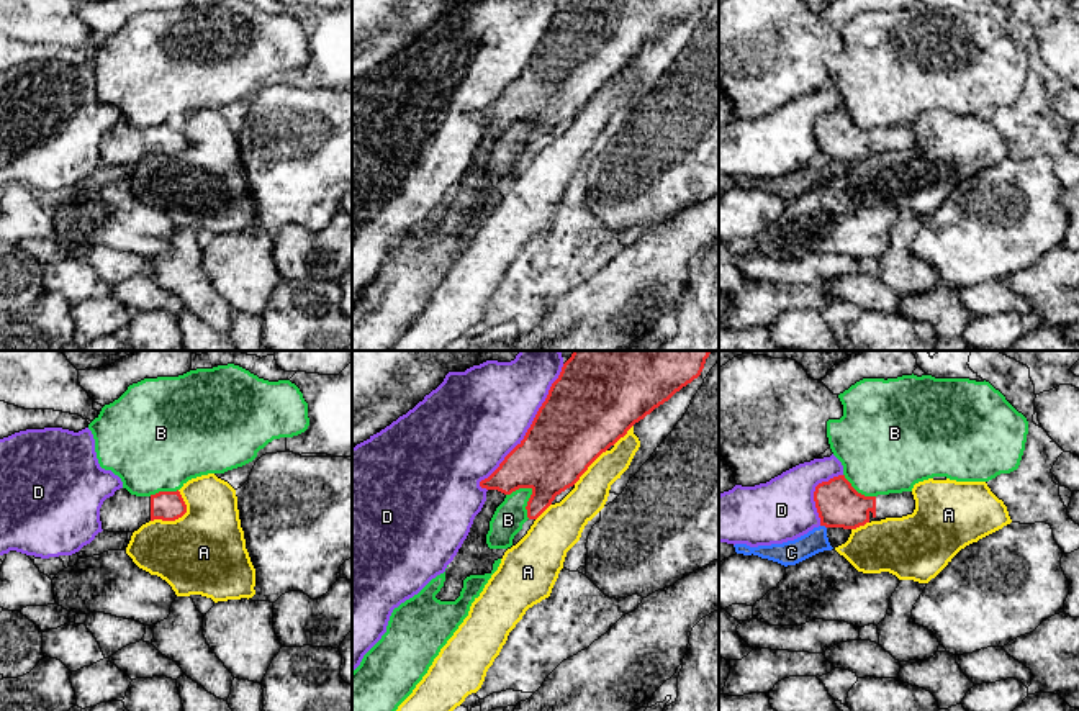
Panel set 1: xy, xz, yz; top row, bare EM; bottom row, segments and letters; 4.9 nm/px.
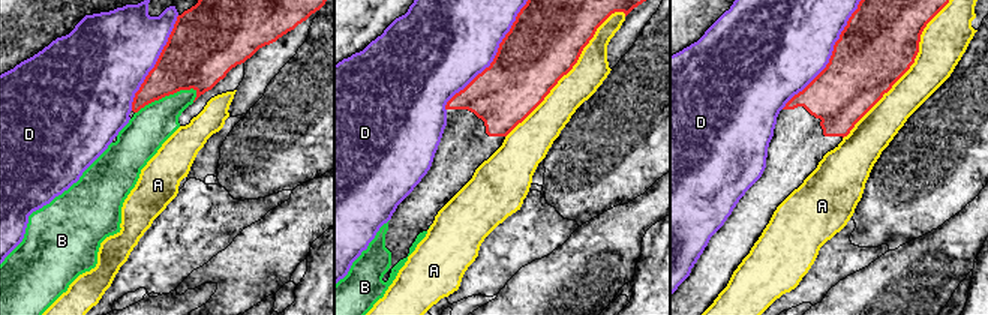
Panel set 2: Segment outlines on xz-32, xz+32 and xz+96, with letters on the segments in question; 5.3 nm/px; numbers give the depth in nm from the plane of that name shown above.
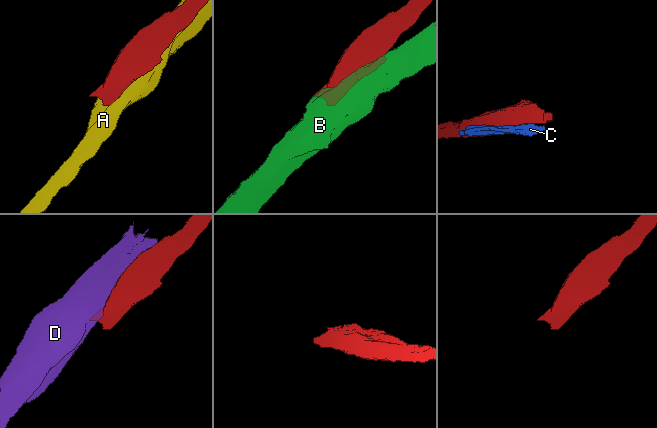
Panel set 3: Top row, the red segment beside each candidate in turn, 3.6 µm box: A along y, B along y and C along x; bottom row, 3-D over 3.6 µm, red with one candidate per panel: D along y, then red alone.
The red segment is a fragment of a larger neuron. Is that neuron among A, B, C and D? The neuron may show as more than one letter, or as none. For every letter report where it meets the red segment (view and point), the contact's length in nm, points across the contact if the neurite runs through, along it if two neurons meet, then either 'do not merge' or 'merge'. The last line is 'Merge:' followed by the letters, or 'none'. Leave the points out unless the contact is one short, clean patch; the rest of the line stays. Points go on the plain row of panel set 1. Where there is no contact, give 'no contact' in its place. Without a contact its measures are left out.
A: meets red in xy at (179, 149); contact 220 nm long; do not merge
B: meets red in xz at (532, 125); contact 170 nm long; do not merge
C: meets red in yz at (824, 158); contact 40 nm long; do not merge
D: meets red in xz at (528, 63); contact 700 nm long; do not merge
Merge: none

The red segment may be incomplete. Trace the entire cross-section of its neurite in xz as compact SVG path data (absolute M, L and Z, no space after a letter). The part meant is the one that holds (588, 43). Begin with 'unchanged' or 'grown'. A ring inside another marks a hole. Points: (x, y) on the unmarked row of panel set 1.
grown; M562 0L549 28L539 41L524 72L504 90L499 100L480 115L486 121L486 134L475 149L462 180L445 203L445 215L436 228L440 234L455 234L470 208L491 206L493 197L508 182L490 182L486 167L496 141L519 121L530 121L527 154L514 169L516 179L534 154L552 138L557 128L573 120L588 100L627 64L668 34L676 25L701 8L704 0Z

